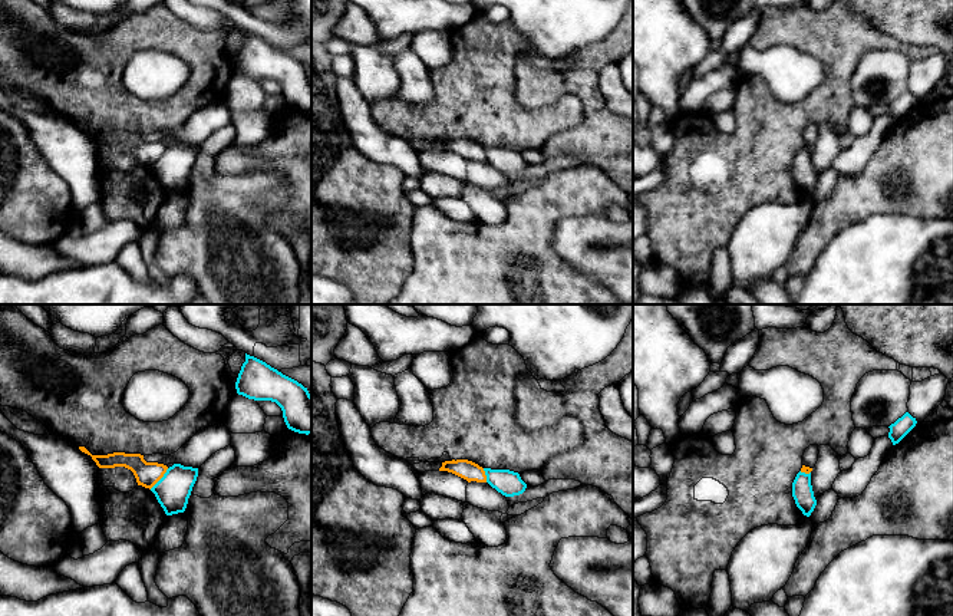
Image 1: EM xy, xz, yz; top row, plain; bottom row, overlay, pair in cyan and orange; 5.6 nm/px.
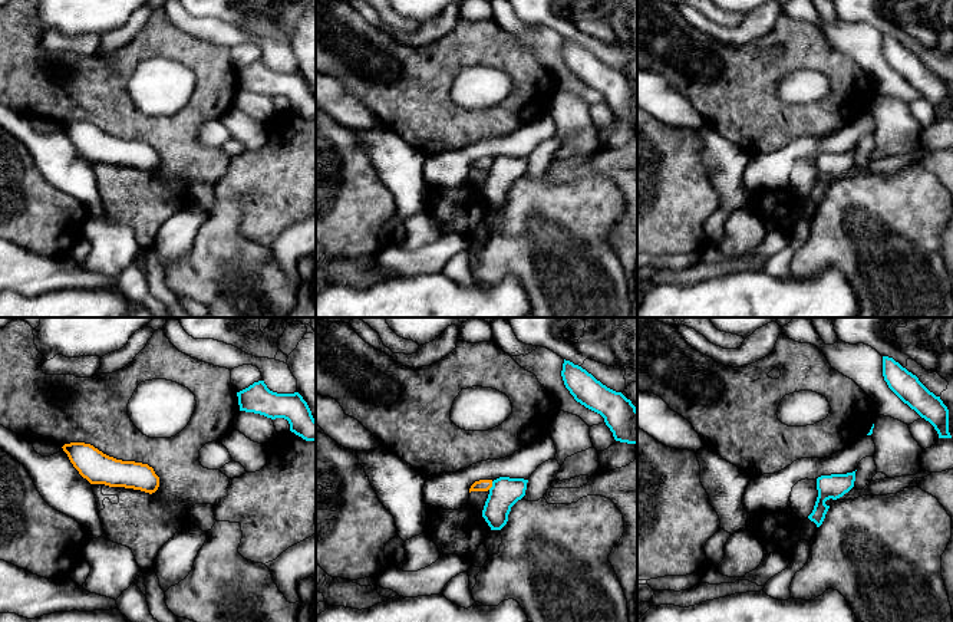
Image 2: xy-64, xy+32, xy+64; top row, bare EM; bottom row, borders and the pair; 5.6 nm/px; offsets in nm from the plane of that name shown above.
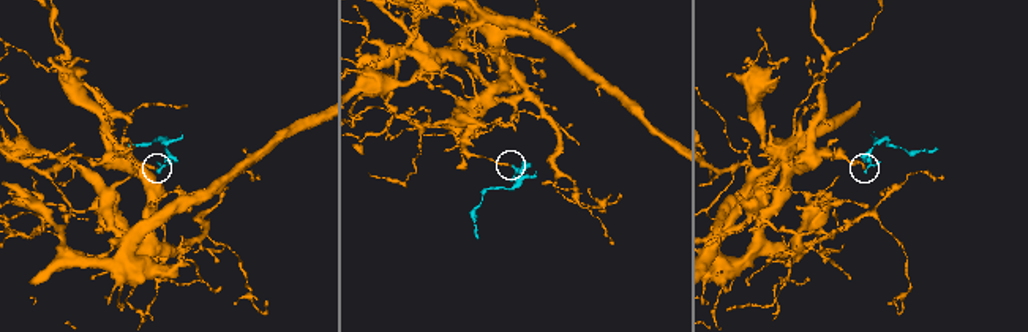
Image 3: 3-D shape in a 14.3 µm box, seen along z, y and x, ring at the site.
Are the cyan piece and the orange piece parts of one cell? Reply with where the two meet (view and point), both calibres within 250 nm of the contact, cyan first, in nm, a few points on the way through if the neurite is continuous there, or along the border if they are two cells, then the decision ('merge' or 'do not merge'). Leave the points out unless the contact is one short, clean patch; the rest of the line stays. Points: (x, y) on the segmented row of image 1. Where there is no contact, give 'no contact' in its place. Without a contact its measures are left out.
xy (161, 478) | 190/140 nm | along xy (168, 468), (149, 488) | do not merge

